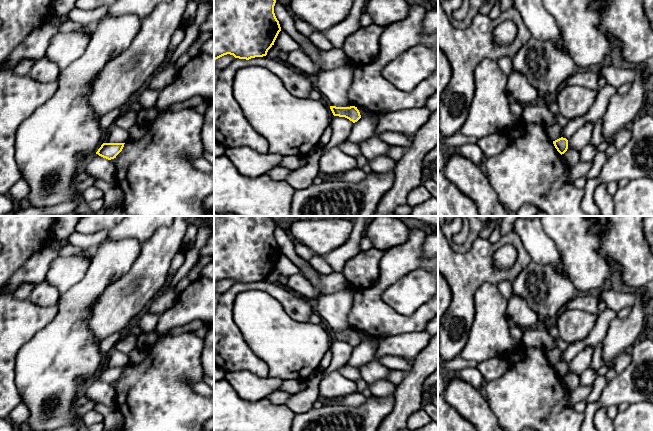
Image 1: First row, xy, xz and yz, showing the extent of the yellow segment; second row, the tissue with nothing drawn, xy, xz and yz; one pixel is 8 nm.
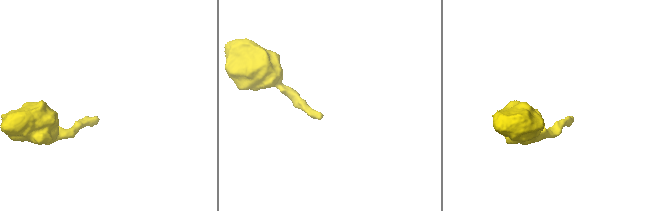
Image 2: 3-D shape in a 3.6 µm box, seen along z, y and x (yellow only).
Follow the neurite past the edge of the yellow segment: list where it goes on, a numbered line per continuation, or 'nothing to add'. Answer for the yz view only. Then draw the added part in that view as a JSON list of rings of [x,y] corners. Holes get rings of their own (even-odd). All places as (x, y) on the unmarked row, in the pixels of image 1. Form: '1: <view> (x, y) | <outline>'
nothing to add

